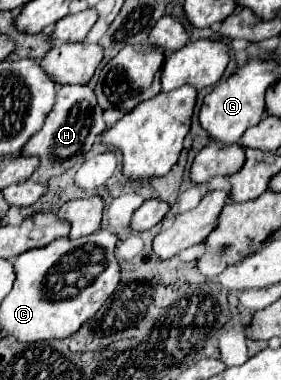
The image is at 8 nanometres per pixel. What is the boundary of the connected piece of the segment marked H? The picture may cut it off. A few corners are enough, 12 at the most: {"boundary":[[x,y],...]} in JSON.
{"boundary":[[64,85],[22,153],[48,183],[106,129],[96,95]]}

